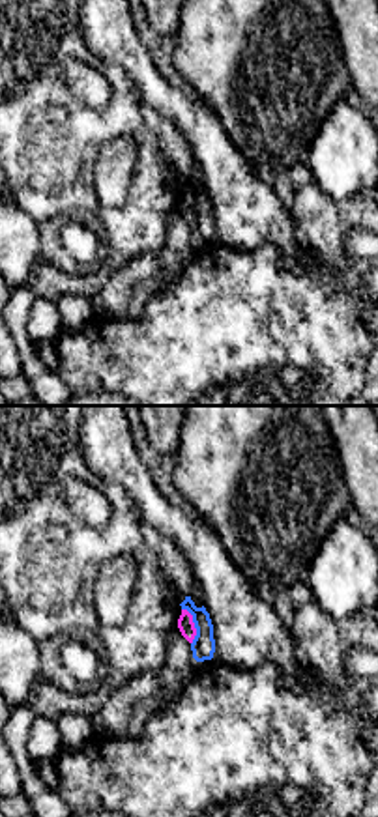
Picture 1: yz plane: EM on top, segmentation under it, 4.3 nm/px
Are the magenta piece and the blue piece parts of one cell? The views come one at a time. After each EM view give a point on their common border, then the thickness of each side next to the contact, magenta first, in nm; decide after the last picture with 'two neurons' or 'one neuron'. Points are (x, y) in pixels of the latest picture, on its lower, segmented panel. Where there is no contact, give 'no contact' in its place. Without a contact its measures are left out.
meets magenta at (193, 625); 70 nm thick on the magenta side, 100 nm on the other

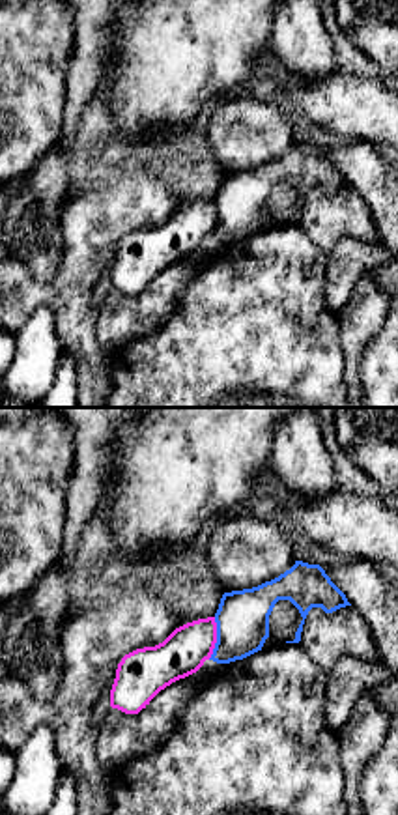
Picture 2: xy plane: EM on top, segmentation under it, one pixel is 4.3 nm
meets magenta at (215, 638); 190 nm thick on the magenta side, 220 nm on the other

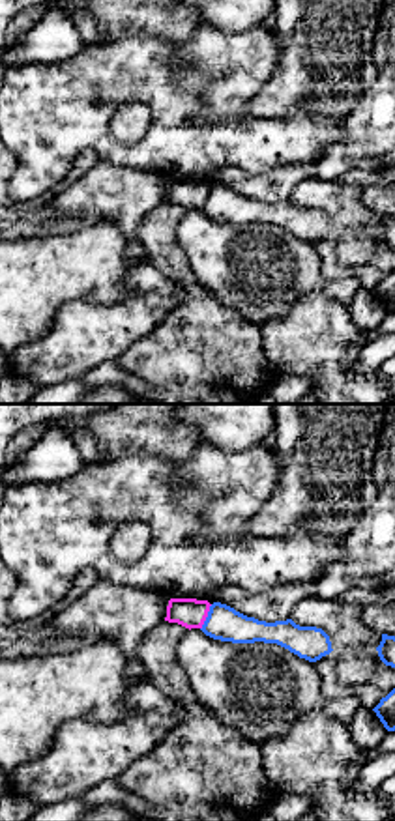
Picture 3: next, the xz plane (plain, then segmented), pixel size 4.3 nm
meets magenta at (206, 616); 130 nm thick on the magenta side, 150 nm on the other

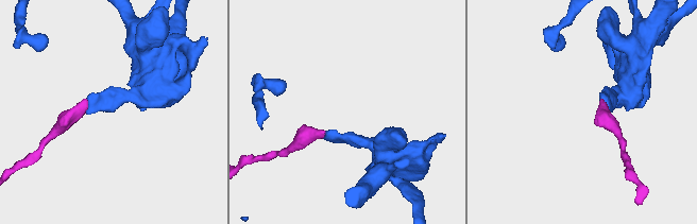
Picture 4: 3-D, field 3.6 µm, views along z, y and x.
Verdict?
two neurons

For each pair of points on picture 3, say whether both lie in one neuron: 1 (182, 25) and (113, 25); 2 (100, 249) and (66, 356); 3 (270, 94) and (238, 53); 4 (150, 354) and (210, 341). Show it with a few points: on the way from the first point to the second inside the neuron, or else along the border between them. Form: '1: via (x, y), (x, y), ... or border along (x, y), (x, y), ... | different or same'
1: via (165, 19), (130, 19) | same
2: border along (126, 296), (109, 303), (66, 303), (47, 330) | different
3: border along (277, 42), (279, 64), (248, 103), (251, 118) | different
4: via (165, 354), (195, 354) | same

